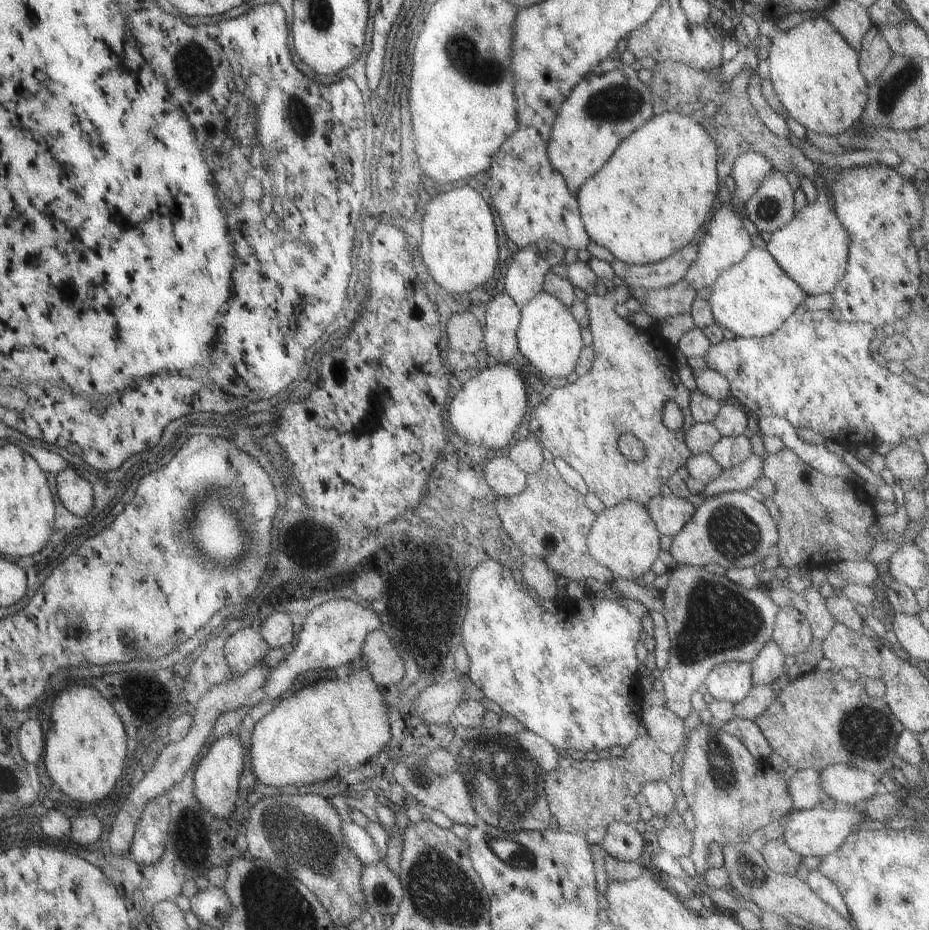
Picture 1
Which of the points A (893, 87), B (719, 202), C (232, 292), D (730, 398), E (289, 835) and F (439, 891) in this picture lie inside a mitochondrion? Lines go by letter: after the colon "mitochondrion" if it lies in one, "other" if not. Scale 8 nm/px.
A: mitochondrion
B: other
C: other
D: other
E: mitochondrion
F: mitochondrion

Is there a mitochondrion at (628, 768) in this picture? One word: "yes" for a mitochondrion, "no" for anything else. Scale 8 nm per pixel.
no

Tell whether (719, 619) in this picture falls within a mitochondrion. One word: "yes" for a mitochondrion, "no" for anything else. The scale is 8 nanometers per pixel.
yes

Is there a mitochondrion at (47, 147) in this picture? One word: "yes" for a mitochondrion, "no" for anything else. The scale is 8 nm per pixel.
no

